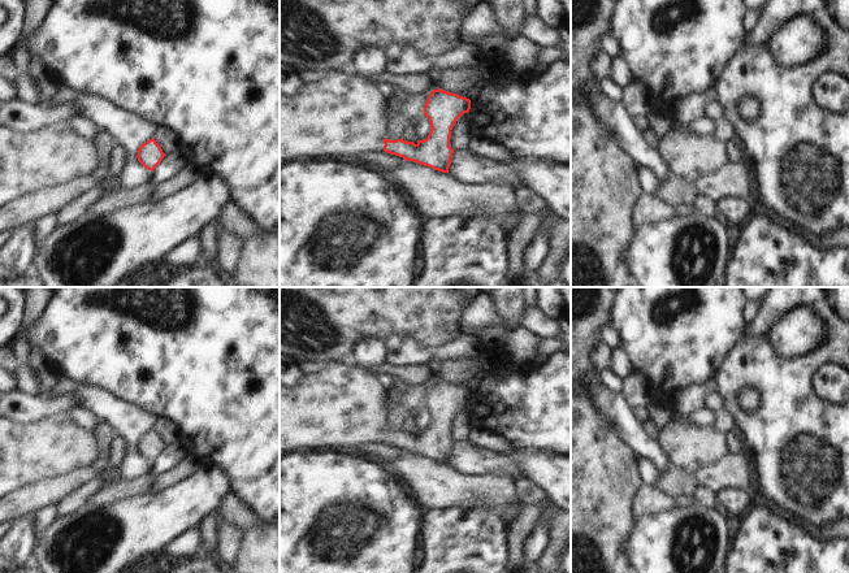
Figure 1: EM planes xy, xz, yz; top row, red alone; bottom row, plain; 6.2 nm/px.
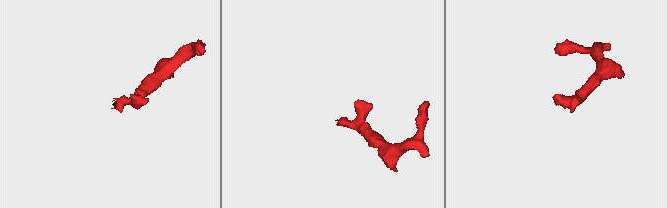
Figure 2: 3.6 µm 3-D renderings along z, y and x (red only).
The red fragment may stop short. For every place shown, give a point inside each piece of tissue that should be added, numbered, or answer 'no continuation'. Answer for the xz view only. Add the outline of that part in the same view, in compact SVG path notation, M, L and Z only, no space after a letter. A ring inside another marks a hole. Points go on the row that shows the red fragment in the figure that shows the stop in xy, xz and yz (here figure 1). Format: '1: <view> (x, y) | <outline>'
1: xz (338, 116) | M330 71L298 95L280 94L280 160L384 151L386 103L377 86Z

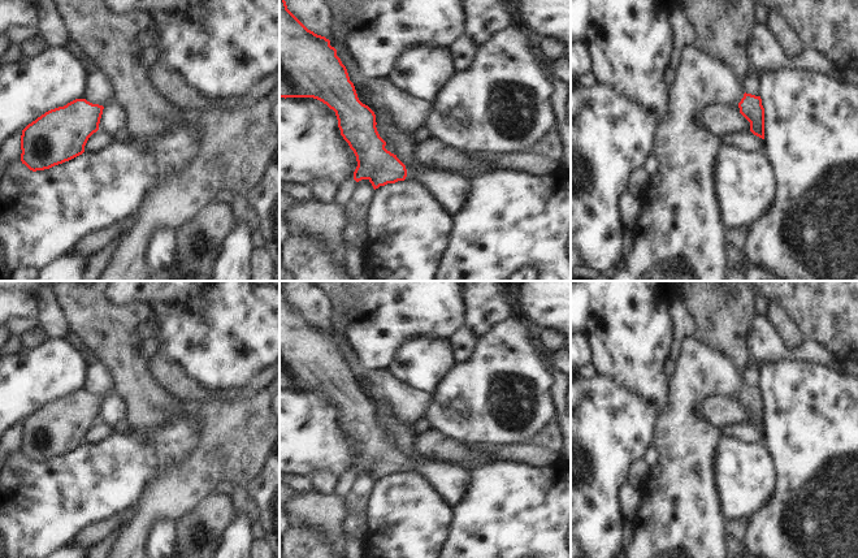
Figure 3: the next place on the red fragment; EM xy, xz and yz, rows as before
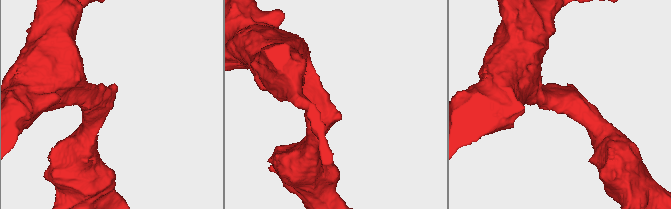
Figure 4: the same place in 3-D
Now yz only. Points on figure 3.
no continuation

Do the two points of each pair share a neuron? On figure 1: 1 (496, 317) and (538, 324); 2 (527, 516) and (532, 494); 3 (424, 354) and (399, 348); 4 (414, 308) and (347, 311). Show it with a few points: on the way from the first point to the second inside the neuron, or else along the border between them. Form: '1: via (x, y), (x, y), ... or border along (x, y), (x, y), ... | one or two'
1: via (506, 324), (528, 322) | one
2: border along (548, 499), (540, 503), (523, 504) | two
3: via (417, 354), (406, 352) | one
4: via (397, 308), (364, 308) | one

